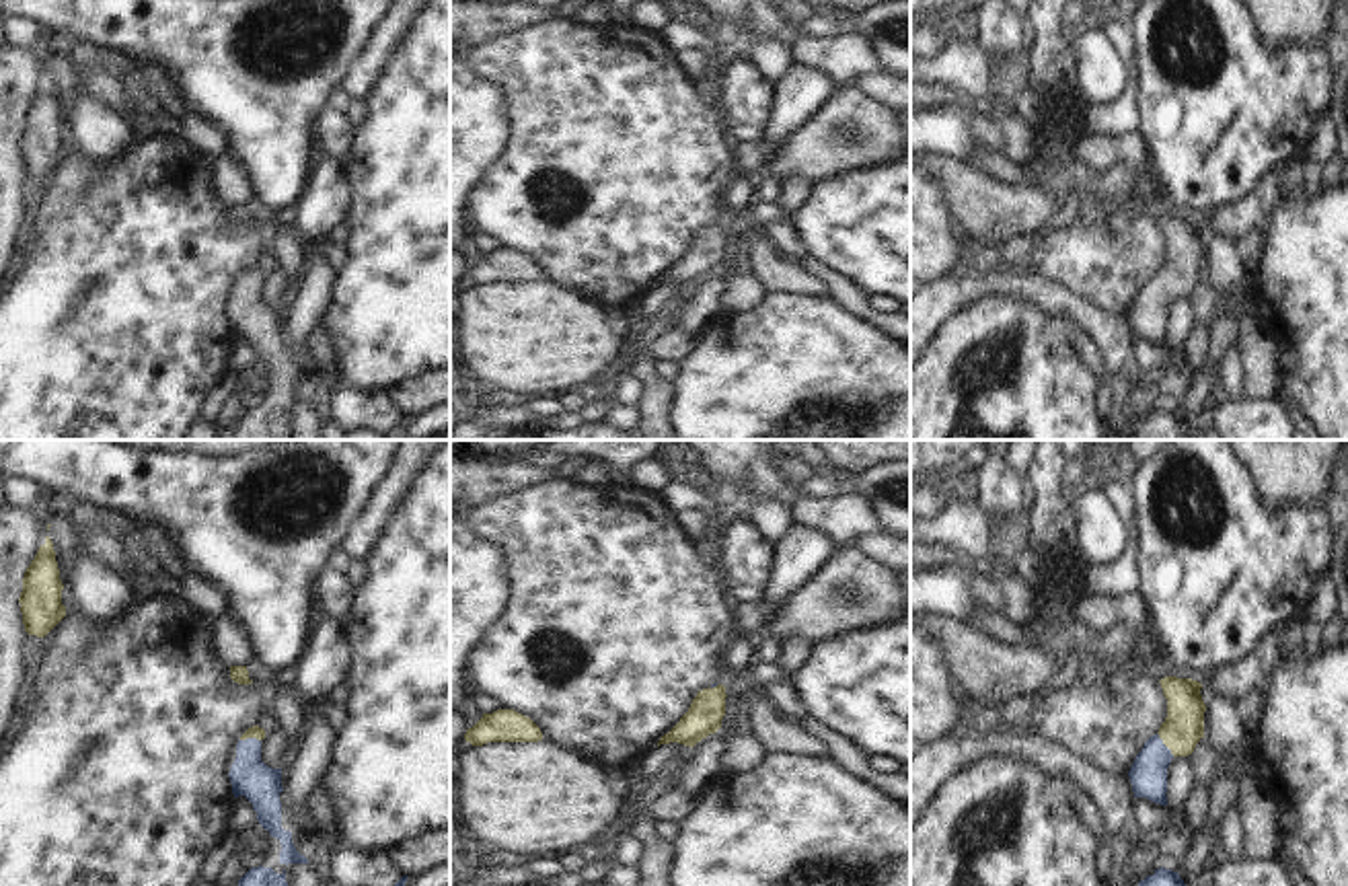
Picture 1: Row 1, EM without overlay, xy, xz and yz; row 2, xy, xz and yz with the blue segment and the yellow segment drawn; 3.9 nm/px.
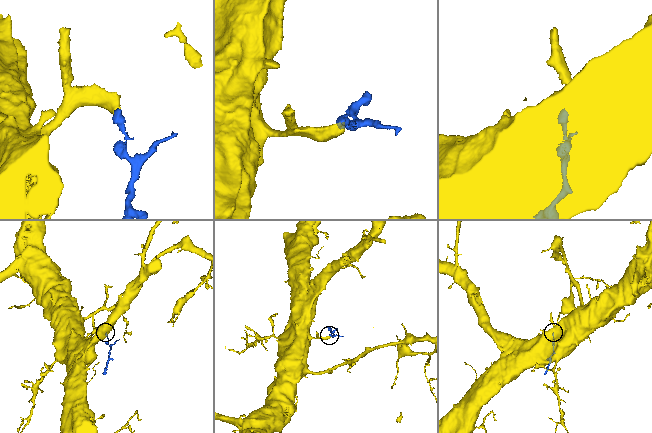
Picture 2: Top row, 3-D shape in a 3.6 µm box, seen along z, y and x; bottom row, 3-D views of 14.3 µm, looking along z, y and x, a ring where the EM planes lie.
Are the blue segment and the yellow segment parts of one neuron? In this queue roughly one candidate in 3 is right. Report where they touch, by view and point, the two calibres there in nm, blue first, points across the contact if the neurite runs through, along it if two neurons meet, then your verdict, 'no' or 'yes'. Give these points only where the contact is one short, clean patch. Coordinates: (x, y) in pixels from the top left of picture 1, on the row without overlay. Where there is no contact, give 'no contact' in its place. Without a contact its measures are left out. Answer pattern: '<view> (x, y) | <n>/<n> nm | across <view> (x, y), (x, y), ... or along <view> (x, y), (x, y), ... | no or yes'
yz (1164, 284) | 140/160 nm | across yz (1149, 311), (1164, 284), (1184, 266) | yes

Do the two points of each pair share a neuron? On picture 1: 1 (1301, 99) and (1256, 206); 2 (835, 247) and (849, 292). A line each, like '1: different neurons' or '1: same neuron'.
1: different neurons
2: different neurons

